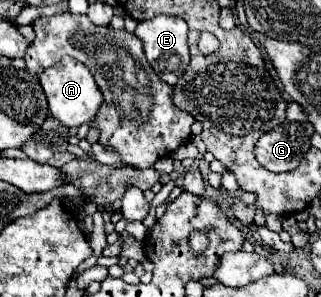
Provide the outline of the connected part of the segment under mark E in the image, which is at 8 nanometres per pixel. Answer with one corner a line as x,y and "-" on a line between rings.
156,16
152,20
140,22
134,34
142,40
146,60
150,62
154,72
160,76
160,80
174,86
178,82
180,74
184,74
184,70
188,68
188,62
190,62
188,24
182,18
176,18
176,16

